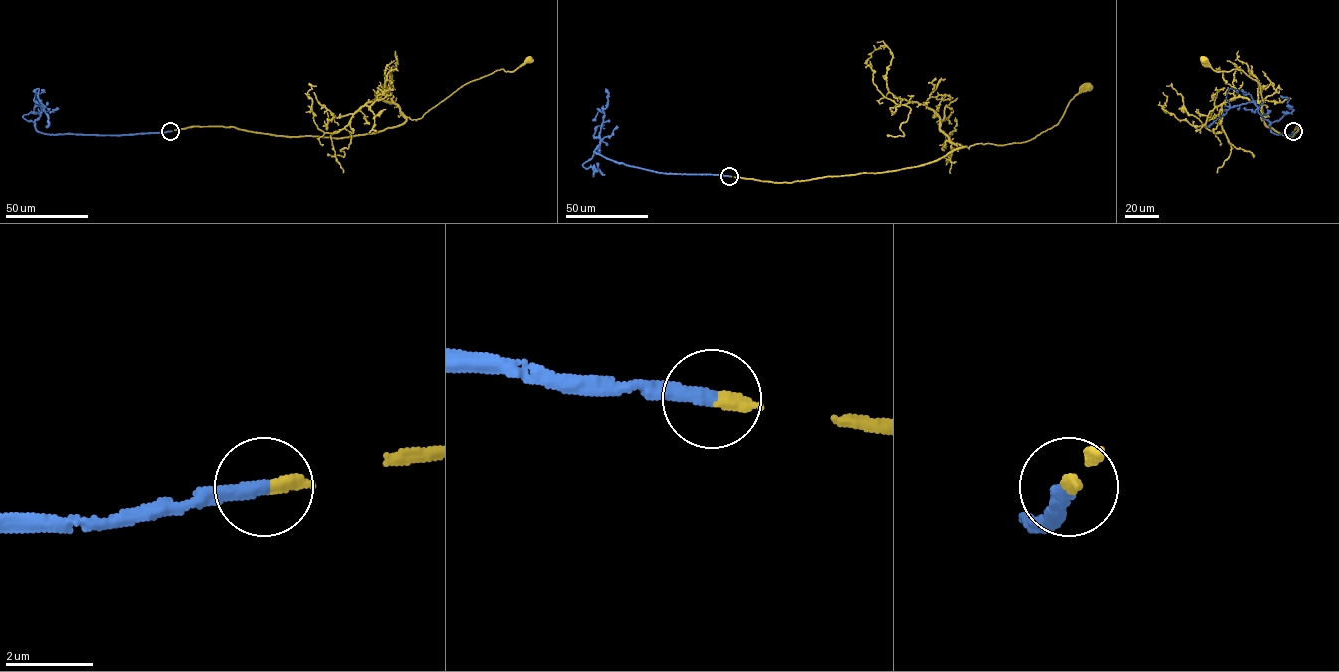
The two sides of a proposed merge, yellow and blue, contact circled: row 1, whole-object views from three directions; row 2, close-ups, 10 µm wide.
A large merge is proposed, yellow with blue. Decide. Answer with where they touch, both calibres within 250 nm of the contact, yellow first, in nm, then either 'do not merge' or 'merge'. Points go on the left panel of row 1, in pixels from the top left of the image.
(170, 131) | 300/360 nm | merge

